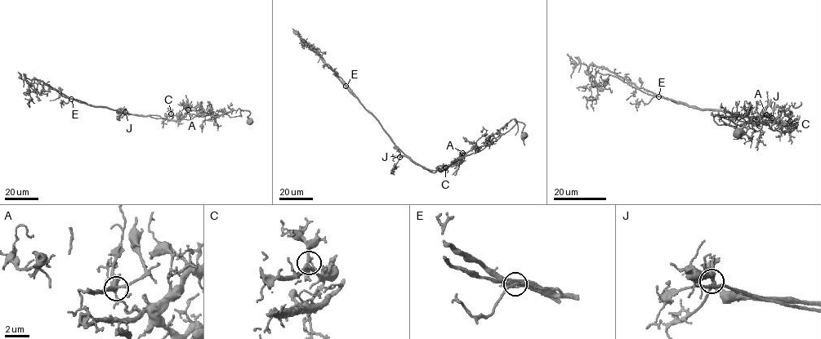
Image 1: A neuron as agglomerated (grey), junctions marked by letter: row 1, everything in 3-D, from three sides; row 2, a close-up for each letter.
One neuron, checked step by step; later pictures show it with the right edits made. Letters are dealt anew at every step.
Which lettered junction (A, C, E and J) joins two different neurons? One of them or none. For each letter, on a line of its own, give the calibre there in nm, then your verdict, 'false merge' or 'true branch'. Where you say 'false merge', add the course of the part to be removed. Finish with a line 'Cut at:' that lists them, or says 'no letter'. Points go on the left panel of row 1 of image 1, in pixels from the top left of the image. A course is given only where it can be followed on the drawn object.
A: calibre 360 nm; true branch
C: calibre 340 nm; true branch
E: calibre 340 nm; false merge; course (71, 99), (96, 107), (170, 120), (226, 113), (229, 117), (241, 116), (240, 111), (243, 110), (241, 110)
J: calibre 320 nm; true branch
Cut at: E

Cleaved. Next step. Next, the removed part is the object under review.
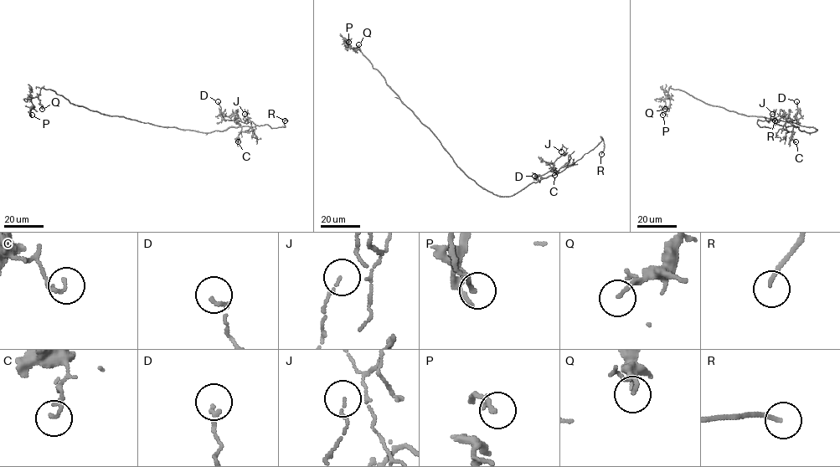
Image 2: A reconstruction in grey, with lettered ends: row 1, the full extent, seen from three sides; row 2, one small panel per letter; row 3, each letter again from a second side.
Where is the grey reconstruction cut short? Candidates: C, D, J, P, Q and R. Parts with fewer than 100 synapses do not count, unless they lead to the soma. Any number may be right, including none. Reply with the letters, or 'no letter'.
R

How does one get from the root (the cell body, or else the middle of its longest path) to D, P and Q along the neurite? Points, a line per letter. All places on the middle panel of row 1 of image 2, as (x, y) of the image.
D: (458, 167), (481, 187), (502, 197), (513, 195), (533, 182), (557, 172), (550, 170), (534, 176)
P: (458, 167), (435, 135), (403, 103), (371, 62), (357, 48), (350, 48), (346, 41), (348, 42)
Q: (458, 167), (435, 135), (403, 103), (371, 62), (357, 48), (354, 48), (358, 44)

